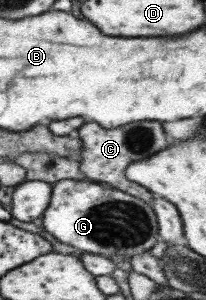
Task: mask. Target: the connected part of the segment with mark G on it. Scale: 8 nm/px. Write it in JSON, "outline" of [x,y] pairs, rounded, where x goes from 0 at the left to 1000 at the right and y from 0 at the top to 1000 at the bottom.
{"outline":[[[432,597],[277,600],[248,613],[243,673],[204,713],[204,760],[379,840],[631,857],[723,833],[767,800],[752,710],[723,677],[519,610]]]}

